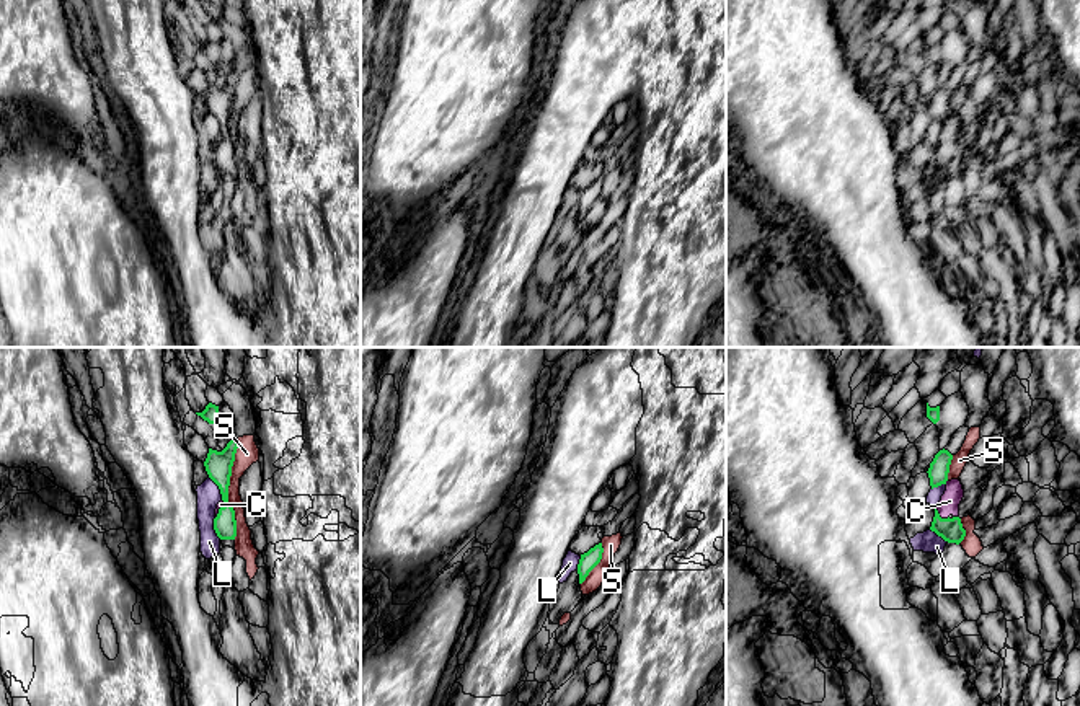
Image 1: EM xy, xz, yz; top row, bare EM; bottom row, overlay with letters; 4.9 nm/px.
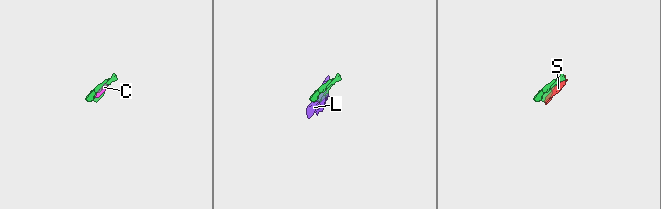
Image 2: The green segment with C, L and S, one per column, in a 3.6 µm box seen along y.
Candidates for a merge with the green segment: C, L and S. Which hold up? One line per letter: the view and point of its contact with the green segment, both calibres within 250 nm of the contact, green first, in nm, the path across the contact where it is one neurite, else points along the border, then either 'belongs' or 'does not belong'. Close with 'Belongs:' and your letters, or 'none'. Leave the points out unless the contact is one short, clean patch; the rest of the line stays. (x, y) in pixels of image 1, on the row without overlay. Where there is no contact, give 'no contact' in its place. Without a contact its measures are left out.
C: contact yz (940, 152); calibres 120 and 100 nm; belongs
L: contact xy (219, 123); calibres 130 and 110 nm; belongs
S: contact xy (227, 124); calibres 130 and 110 nm; belongs
Belongs: C, L, S

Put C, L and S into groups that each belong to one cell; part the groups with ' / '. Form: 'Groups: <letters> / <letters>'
Groups: C L S

